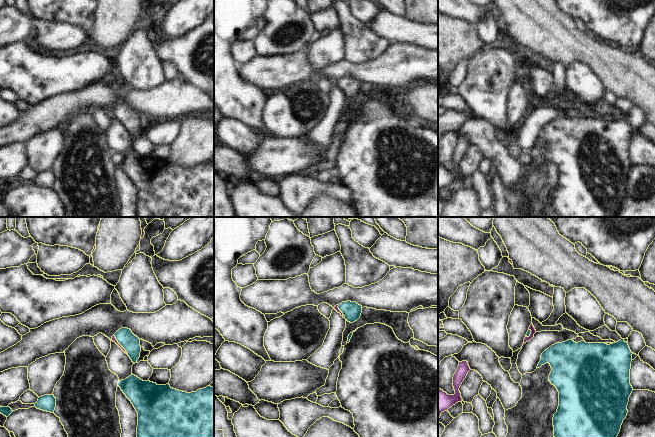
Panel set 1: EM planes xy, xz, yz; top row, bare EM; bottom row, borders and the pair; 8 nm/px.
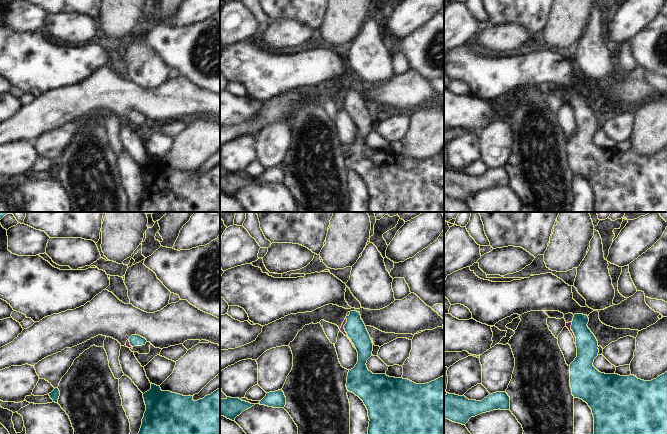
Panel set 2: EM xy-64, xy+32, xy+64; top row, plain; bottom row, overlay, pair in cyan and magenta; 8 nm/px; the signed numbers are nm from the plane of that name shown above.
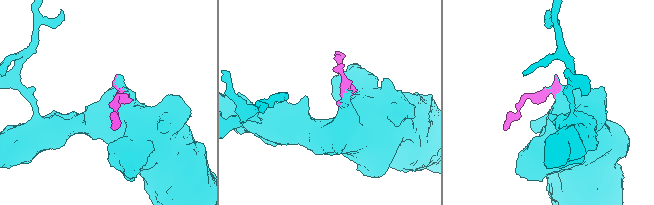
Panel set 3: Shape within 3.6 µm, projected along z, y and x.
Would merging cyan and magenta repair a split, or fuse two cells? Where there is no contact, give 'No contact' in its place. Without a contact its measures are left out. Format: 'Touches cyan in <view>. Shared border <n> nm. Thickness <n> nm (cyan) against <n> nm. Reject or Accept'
Touches cyan in xy. Shared border 200 nm. Thickness 140 nm (cyan) against 30 nm. Accept.

